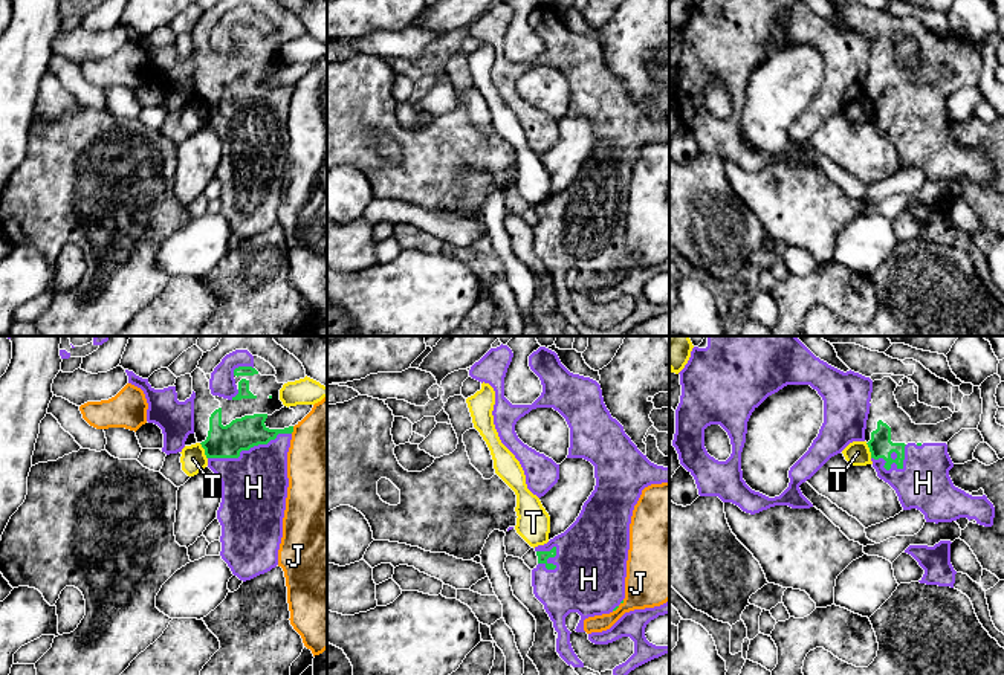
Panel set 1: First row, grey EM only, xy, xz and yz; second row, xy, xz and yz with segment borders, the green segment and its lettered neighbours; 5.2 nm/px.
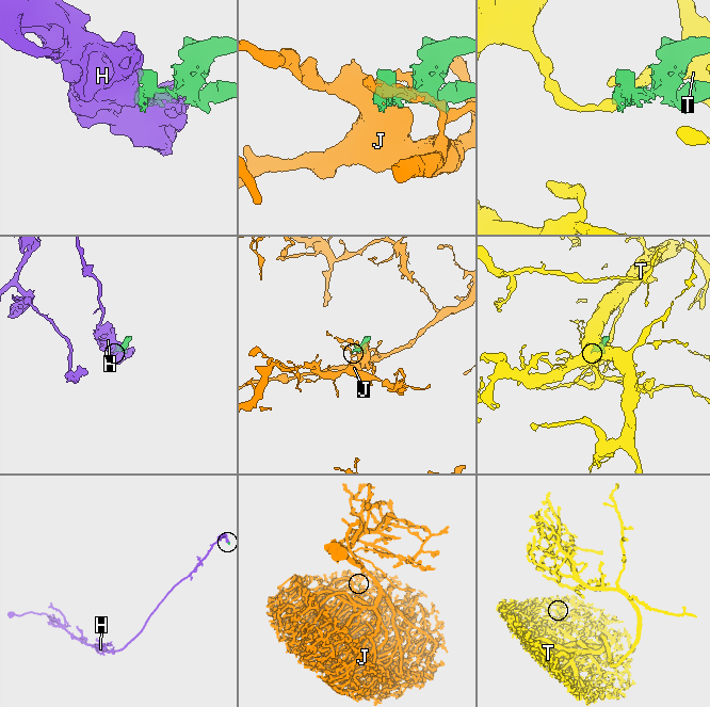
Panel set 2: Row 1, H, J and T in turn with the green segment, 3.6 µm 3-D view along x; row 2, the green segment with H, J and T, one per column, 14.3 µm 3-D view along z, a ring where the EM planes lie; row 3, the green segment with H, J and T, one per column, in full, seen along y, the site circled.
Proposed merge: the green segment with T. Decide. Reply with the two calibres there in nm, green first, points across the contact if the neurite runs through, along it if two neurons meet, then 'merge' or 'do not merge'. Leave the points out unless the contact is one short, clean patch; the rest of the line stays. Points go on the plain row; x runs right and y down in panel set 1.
calibres 180 and 130 nm; do not merge

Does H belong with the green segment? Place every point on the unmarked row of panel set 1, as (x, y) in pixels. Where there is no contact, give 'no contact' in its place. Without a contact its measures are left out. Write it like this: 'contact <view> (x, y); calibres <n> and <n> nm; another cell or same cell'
contact xy (248, 107); calibres 180 and 360 nm; same cell

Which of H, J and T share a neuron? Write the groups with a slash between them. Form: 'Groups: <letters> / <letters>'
Groups: H / J / T

